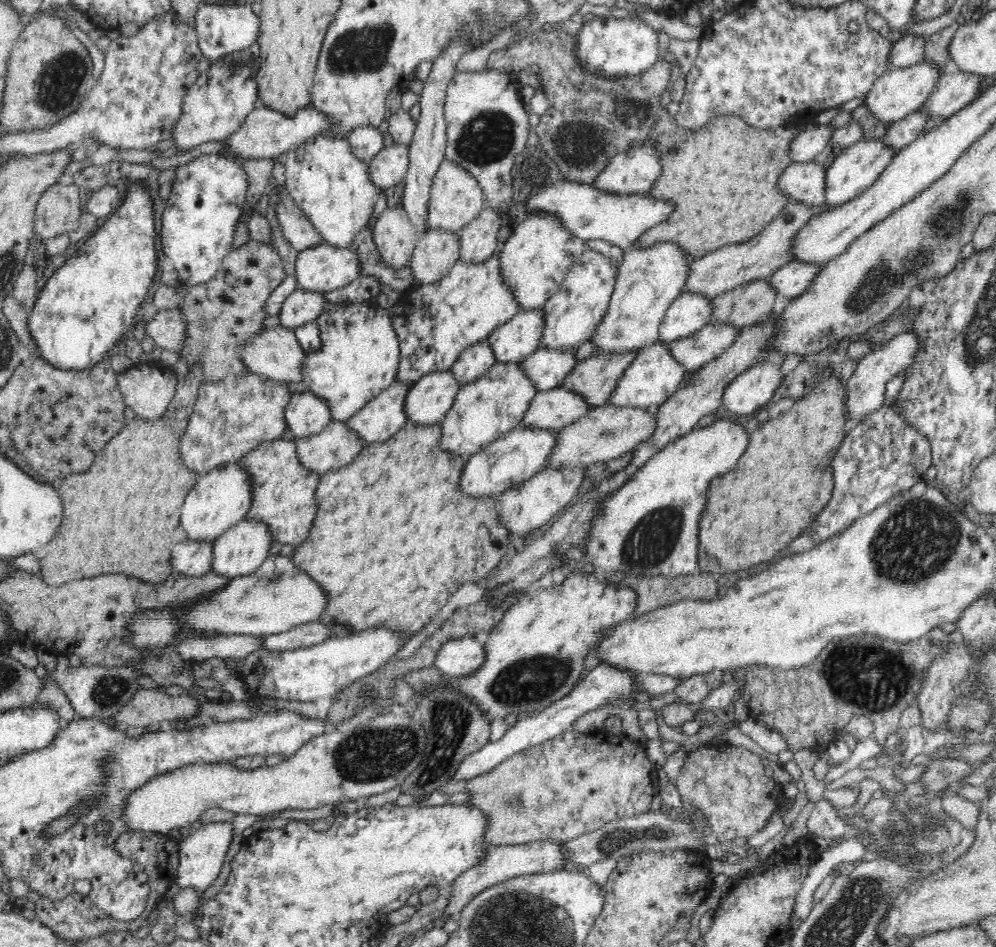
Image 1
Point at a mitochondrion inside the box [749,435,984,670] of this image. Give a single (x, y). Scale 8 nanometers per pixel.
(920, 538)

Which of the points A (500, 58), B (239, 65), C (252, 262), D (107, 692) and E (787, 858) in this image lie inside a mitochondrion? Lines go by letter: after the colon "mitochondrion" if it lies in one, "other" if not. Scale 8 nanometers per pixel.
A: other
B: mitochondrion
C: other
D: mitochondrion
E: other

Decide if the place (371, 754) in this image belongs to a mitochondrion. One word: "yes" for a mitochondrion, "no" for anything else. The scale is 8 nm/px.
yes

